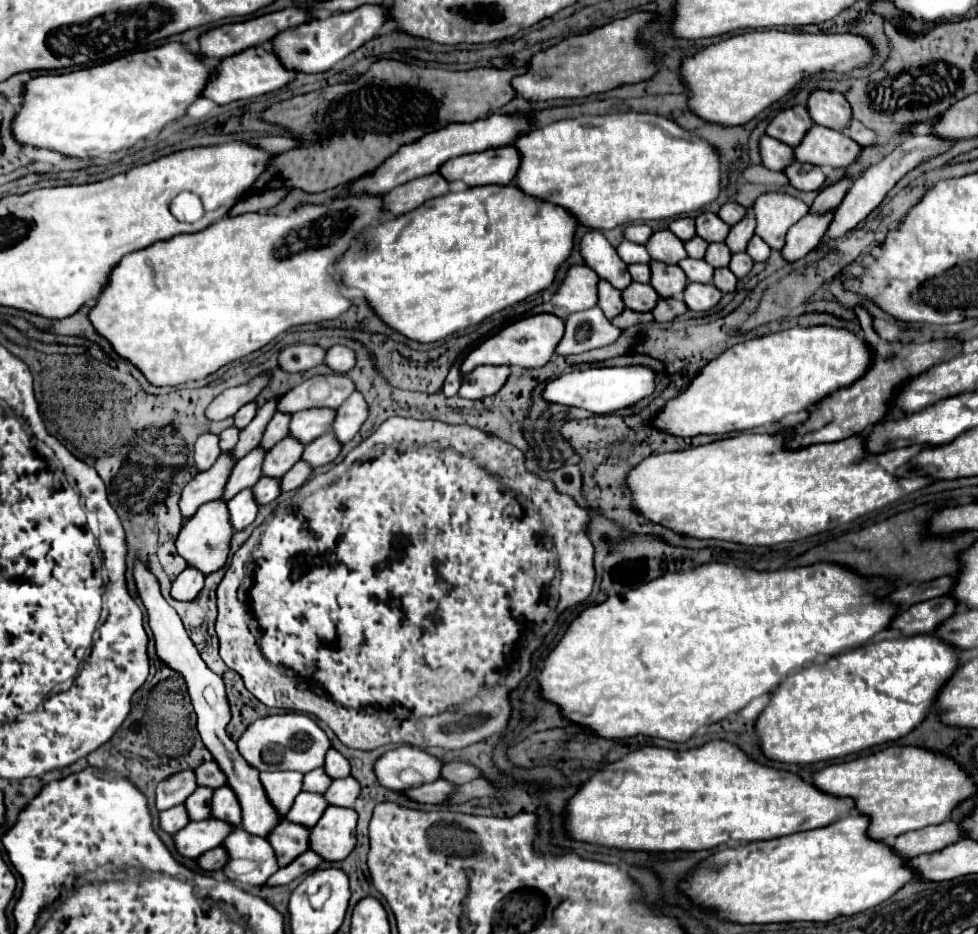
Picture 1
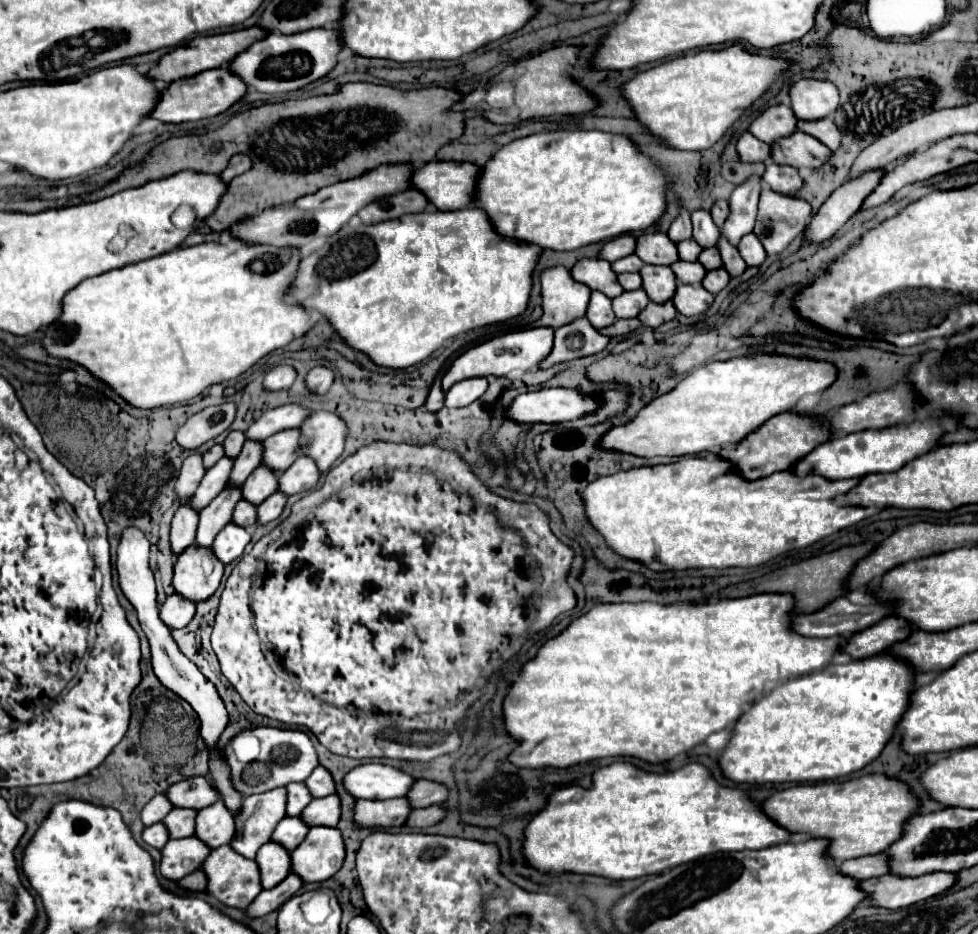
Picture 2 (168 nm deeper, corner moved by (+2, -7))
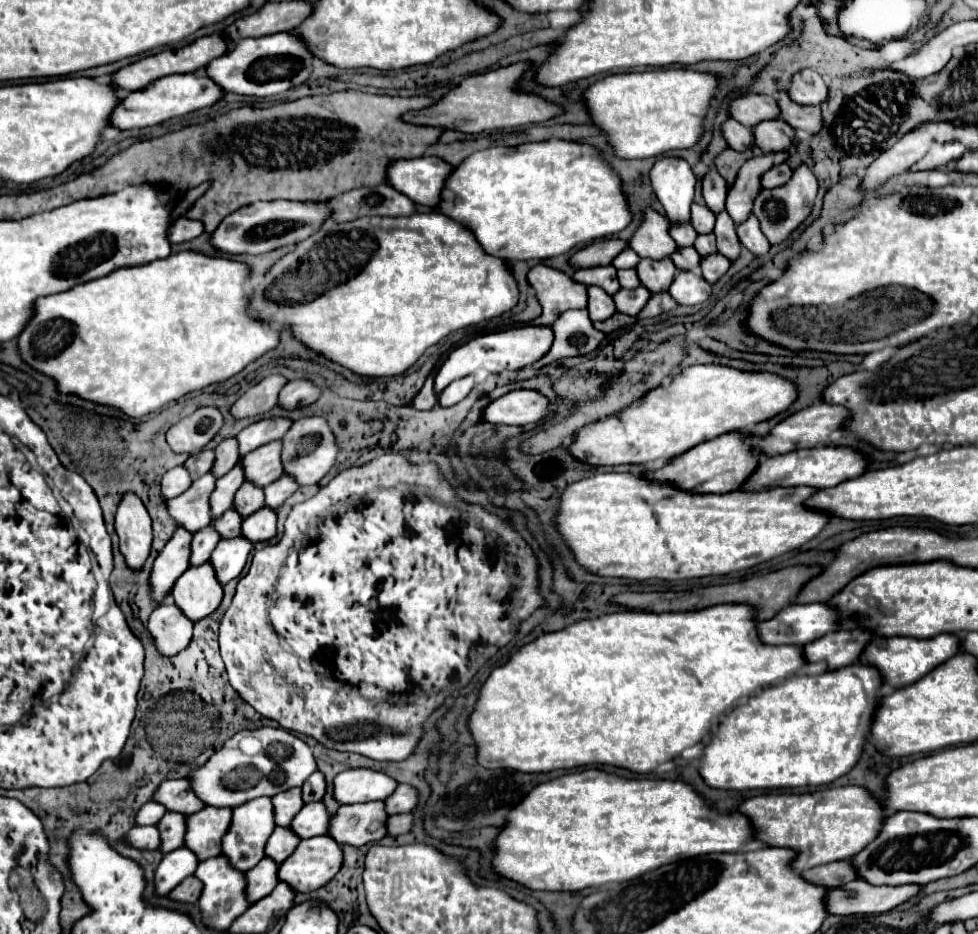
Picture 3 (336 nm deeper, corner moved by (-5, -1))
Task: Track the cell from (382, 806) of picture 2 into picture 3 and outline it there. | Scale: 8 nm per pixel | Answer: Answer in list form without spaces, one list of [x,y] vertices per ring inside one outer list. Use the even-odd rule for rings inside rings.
[[[366,802],[340,806],[336,816],[332,816],[328,836],[340,846],[348,844],[360,848],[364,844],[374,844],[386,836],[384,802]]]

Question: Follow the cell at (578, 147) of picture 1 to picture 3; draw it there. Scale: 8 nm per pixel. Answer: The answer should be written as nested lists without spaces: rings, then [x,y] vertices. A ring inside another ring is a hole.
[[[546,140],[514,148],[488,148],[468,156],[452,170],[440,196],[438,212],[460,222],[480,242],[486,254],[512,264],[516,260],[546,260],[570,252],[574,246],[606,238],[624,230],[630,224],[630,212],[624,194],[620,192],[620,178],[598,160],[592,146]]]

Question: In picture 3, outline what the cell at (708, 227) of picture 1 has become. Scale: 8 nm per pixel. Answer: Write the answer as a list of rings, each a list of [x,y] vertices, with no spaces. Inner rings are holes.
[[[692,204],[692,218],[690,224],[698,234],[710,234],[714,230],[714,214],[704,204]]]

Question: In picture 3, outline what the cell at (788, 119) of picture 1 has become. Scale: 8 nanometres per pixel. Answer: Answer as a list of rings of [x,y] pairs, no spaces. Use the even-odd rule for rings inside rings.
[[[742,94],[730,100],[728,104],[730,118],[738,120],[746,128],[754,128],[764,120],[774,120],[780,116],[778,104],[772,96],[764,94]]]

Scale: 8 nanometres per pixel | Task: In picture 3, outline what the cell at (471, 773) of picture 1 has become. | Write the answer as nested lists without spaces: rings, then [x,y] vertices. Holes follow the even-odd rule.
[[[398,784],[398,788],[394,790],[394,798],[386,798],[386,814],[400,814],[400,812],[410,812],[418,802],[418,792],[408,786],[408,784]]]

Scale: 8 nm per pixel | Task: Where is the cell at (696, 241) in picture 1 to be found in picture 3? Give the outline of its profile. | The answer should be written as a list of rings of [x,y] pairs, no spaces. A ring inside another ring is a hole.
[[[670,222],[670,234],[672,234],[672,238],[676,240],[678,246],[692,246],[696,236],[698,236],[690,222],[684,222],[684,224],[682,222],[680,224]]]

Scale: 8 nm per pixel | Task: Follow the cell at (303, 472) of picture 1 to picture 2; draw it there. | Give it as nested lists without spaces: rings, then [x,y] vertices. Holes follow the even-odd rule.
[[[275,492],[275,494],[269,496],[265,502],[261,502],[259,508],[257,508],[259,524],[265,524],[265,522],[271,522],[271,520],[279,518],[279,514],[281,514],[283,508],[285,508],[285,502],[287,502],[287,496],[285,496],[283,492]]]

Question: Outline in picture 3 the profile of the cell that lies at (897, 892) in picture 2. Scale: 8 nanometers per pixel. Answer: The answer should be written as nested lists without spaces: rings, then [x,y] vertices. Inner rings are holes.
[[[852,880],[840,888],[826,892],[824,904],[828,914],[882,914],[912,898],[922,886],[872,886],[862,880]]]

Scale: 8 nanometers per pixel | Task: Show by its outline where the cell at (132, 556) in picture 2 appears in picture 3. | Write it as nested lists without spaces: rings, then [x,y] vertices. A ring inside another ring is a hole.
[[[126,492],[122,496],[116,510],[114,528],[120,538],[120,552],[124,554],[128,566],[140,570],[150,554],[152,522],[136,494]]]

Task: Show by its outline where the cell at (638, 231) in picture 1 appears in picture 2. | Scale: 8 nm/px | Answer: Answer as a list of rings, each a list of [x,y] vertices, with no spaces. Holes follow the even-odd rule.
[[[629,234],[617,236],[617,238],[613,238],[605,244],[605,248],[601,250],[601,258],[607,260],[607,262],[615,262],[619,258],[633,254],[635,248],[637,248],[637,240],[633,236],[629,236]]]

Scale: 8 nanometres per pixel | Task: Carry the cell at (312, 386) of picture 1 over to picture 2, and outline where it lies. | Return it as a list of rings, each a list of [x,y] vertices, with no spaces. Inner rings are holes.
[[[285,404],[279,408],[267,410],[255,424],[251,424],[251,428],[245,434],[251,440],[265,440],[281,430],[301,426],[301,420],[305,420],[305,416],[311,416],[313,412],[315,410],[303,404]]]

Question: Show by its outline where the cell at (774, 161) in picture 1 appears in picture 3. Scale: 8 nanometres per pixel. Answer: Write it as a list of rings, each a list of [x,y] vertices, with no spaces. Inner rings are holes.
[[[728,118],[724,124],[722,124],[722,136],[728,144],[728,148],[732,150],[738,150],[738,152],[744,152],[748,150],[752,144],[754,144],[754,136],[752,136],[752,130],[742,126],[740,122]]]

